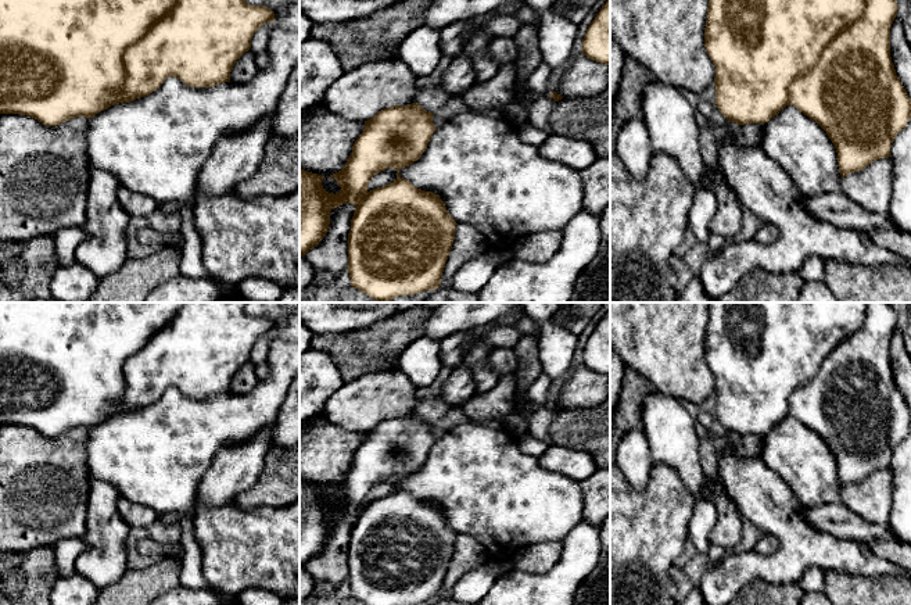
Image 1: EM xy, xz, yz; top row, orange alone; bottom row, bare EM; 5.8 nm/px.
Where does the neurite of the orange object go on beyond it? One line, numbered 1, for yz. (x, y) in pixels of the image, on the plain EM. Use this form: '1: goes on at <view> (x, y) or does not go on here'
1: does not go on here

